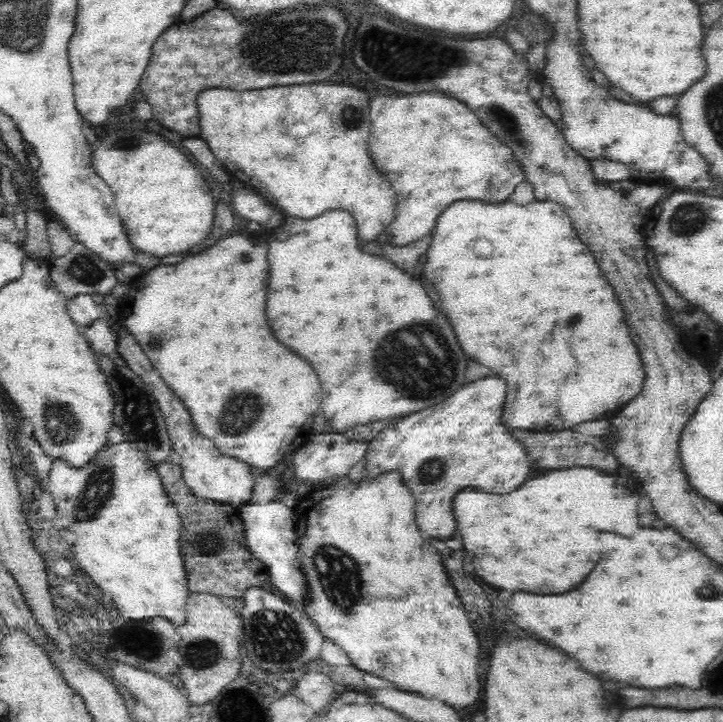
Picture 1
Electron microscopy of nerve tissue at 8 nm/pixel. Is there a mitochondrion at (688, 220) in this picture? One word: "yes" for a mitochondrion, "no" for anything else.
yes

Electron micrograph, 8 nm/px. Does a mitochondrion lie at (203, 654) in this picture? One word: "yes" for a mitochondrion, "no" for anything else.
yes

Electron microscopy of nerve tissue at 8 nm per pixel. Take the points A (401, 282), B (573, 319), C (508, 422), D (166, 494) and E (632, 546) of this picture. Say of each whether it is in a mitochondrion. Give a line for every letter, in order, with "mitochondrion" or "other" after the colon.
A: other
B: mitochondrion
C: other
D: other
E: other

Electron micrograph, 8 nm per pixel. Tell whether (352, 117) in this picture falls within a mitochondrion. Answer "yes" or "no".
yes

